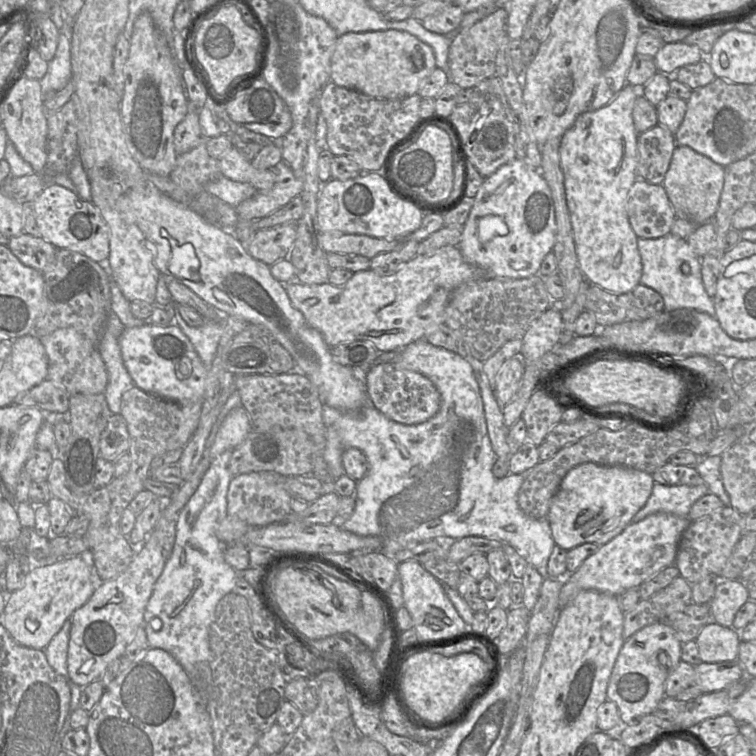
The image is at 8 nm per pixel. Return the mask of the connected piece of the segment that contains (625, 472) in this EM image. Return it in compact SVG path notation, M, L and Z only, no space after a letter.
M587 462L572 468L552 498L547 516L555 544L566 551L585 543L605 545L632 522L653 485L651 474L624 466Z

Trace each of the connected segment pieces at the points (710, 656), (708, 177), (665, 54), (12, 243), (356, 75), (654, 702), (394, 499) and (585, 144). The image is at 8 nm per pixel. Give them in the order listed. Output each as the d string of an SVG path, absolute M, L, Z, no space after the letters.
M713 620L699 632L695 642L703 663L737 660L740 645L739 632Z
M676 146L662 183L676 217L703 224L712 221L724 184L724 167L688 146Z
M683 42L664 44L654 57L657 73L673 76L683 66L695 64L706 58L695 45Z
M25 232L9 238L7 246L22 264L39 271L53 259L57 249L42 237L35 237Z
M400 30L347 33L337 39L331 59L331 81L344 87L379 99L403 99L418 93L421 82L436 68L434 51L414 35Z
M665 623L645 626L624 641L607 687L607 699L616 703L624 723L637 724L641 718L655 711L666 696L665 681L668 675L682 661L681 647L682 643L673 629Z
M421 339L410 343L401 353L380 353L376 363L393 362L397 366L419 372L429 378L441 395L438 412L426 422L406 425L382 414L370 398L355 411L340 411L328 405L323 407L323 421L327 429L323 458L329 477L337 480L345 474L342 456L348 448L357 448L367 457L369 470L357 481L355 509L350 518L342 524L342 529L360 536L378 536L383 540L385 554L394 554L410 545L437 537L448 537L453 541L463 535L463 531L474 534L475 528L494 518L498 497L490 496L496 477L492 468L498 459L488 436L484 406L480 387L471 364L461 355L436 347Z
M626 85L607 105L580 114L560 139L560 163L580 269L589 284L614 294L632 291L640 284L642 276L638 237L630 225L626 211L628 192L636 180L639 134L634 127L632 111L639 94L639 89Z

